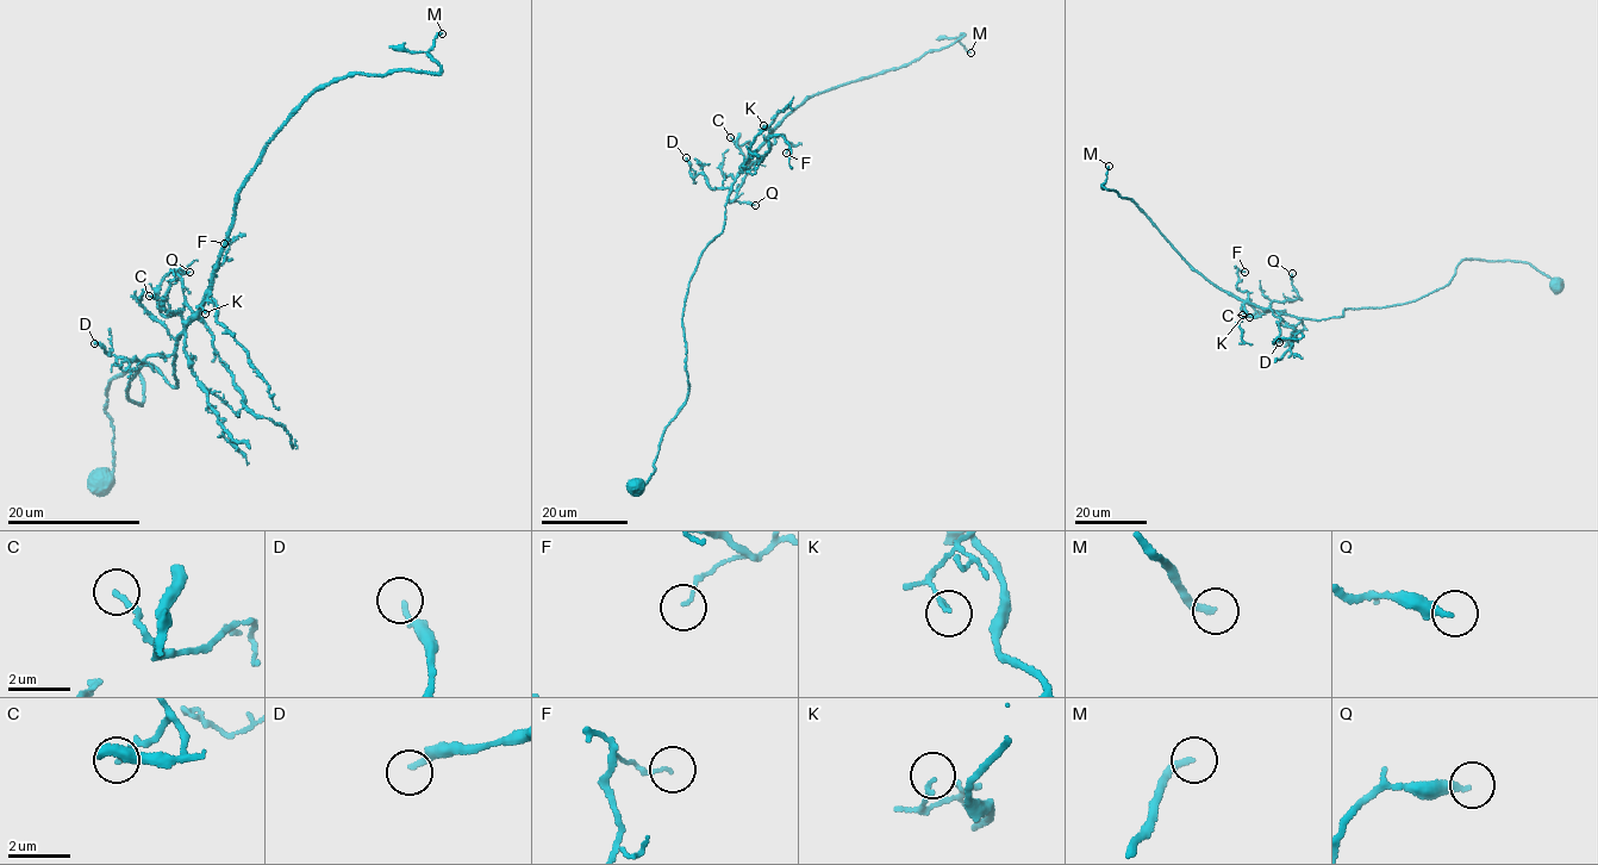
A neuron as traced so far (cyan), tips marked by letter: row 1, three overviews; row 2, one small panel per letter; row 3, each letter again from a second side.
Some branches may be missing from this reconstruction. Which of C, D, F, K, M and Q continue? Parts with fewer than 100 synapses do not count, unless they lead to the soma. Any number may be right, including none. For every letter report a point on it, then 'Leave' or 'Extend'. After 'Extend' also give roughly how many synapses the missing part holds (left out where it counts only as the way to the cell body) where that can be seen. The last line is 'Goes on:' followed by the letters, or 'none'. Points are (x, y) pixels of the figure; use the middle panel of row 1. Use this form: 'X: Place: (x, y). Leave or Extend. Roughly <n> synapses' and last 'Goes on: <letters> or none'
C: Place: (730, 137). Leave
D: Place: (686, 157). Leave
F: Place: (786, 153). Leave
K: Place: (763, 125). Leave
M: Place: (971, 53). Extend. Roughly 110 synapses
Q: Place: (755, 205). Leave
Goes on: M

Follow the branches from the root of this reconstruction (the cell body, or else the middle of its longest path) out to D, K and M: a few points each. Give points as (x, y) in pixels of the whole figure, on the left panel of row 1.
D: (101, 479), (108, 380), (138, 372), (141, 405), (126, 390), (144, 363), (178, 381), (175, 355), (94, 343)
K: (101, 479), (108, 380), (138, 372), (138, 405), (144, 363), (178, 387), (207, 294), (205, 313)
M: (101, 479), (108, 380), (178, 387), (269, 142), (331, 81), (438, 73), (442, 33)

